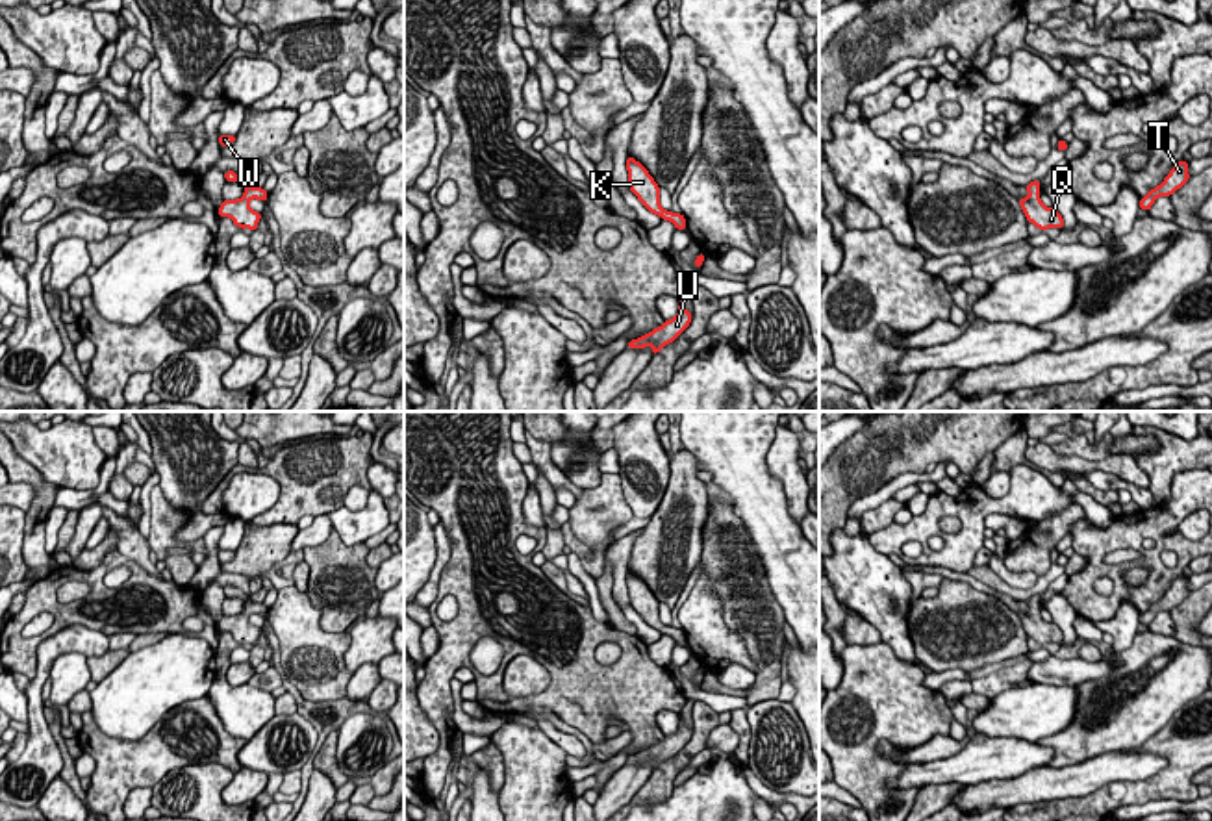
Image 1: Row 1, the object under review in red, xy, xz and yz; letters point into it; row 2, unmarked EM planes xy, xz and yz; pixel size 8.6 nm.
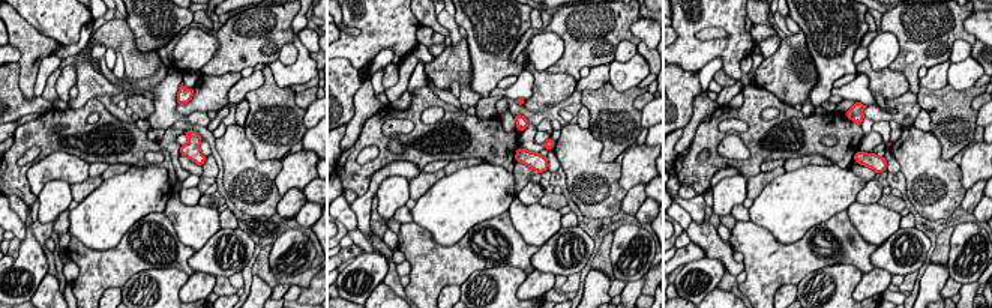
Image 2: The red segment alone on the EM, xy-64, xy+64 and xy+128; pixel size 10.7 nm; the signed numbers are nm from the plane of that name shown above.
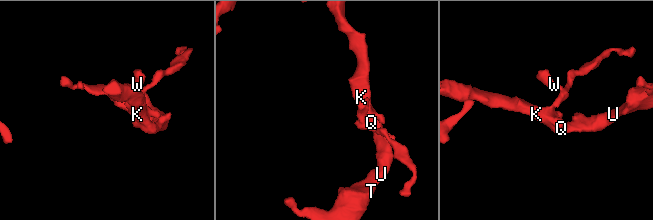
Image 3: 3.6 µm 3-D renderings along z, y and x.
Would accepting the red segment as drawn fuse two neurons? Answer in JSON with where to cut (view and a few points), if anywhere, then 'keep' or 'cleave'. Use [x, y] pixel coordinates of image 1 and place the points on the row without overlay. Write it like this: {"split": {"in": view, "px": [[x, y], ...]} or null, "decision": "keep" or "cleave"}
{"split": null, "decision": "keep"}

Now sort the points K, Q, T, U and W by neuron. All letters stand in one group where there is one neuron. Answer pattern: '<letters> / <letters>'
K Q T U W

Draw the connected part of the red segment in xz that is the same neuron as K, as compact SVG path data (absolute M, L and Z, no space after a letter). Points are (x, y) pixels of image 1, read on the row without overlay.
M626 573L626 586L630 606L638 612L643 623L654 630L660 630L663 636L671 636L676 645L686 645L686 634L682 628L665 626L660 621L660 602L649 586L634 573Z

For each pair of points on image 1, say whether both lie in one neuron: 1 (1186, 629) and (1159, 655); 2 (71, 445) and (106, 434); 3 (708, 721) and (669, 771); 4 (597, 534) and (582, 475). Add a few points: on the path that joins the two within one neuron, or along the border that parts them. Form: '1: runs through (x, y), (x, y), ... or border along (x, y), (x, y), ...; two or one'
1: border along (1174, 634), (1192, 645); two
2: border along (91, 430), (106, 458); two
3: runs through (699, 734), (697, 742), (681, 758); one
4: border along (603, 473), (595, 486), (582, 490); two

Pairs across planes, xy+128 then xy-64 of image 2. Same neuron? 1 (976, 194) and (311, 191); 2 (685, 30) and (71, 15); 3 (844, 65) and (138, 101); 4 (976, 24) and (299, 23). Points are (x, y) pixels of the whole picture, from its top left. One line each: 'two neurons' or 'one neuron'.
1: two neurons
2: one neuron
3: two neurons
4: two neurons

